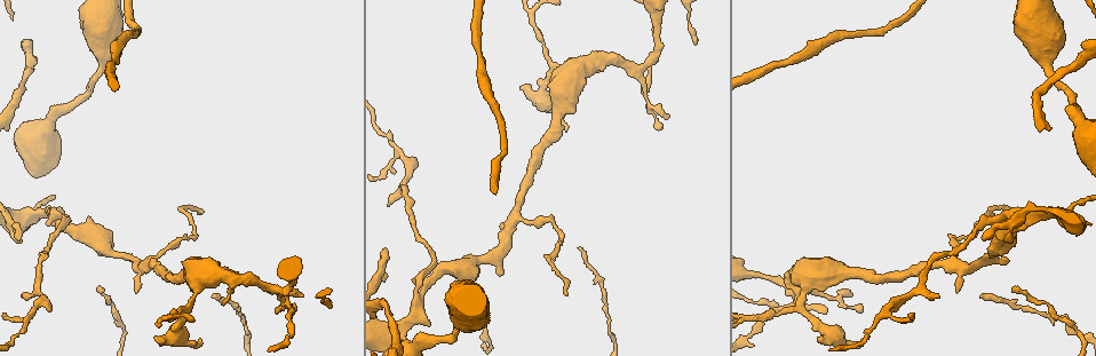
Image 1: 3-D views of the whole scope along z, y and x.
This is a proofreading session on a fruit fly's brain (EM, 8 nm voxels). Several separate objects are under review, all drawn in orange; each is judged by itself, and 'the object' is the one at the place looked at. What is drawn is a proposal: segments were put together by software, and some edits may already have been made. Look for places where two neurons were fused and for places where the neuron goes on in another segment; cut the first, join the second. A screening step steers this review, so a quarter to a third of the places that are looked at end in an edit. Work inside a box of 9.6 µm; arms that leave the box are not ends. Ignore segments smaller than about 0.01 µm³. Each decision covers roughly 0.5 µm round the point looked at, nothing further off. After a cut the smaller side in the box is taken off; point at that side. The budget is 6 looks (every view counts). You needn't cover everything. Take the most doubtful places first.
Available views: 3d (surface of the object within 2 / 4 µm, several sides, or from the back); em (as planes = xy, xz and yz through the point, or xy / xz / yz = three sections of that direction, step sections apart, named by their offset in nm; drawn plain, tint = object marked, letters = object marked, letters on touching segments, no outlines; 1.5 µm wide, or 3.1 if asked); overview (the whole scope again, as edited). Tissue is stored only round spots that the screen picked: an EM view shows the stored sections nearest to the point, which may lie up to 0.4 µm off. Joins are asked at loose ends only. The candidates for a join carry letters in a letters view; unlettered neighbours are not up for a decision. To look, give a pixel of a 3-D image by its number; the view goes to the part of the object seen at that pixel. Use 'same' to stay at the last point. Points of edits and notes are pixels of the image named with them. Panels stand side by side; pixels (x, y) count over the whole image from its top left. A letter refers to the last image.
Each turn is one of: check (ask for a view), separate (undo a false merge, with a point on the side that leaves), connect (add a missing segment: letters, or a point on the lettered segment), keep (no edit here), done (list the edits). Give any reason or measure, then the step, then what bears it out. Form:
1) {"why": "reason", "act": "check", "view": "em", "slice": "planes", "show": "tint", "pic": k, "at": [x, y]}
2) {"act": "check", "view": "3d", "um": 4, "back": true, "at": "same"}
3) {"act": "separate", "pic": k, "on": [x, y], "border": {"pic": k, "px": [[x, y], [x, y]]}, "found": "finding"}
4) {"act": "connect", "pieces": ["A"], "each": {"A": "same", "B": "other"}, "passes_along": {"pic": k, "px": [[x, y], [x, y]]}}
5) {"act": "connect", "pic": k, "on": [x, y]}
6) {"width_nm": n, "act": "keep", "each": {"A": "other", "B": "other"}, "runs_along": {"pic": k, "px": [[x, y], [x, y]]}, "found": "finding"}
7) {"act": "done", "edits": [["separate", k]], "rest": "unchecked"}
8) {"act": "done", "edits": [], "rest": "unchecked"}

{"why": "thin end", "act": "check", "view": "3d", "um": 2, "pic": 1, "at": [936, 295]}

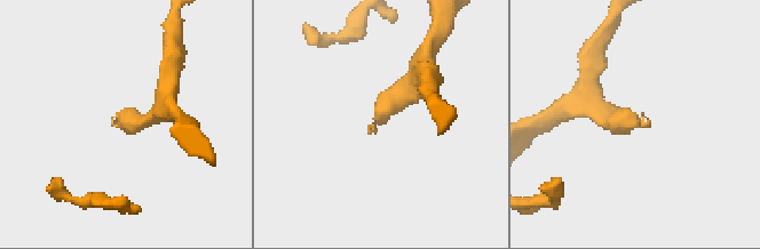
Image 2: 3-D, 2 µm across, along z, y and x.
{"act": "check", "view": "em", "slice": "planes", "show": "letters", "pic": 2, "at": [646, 125]}

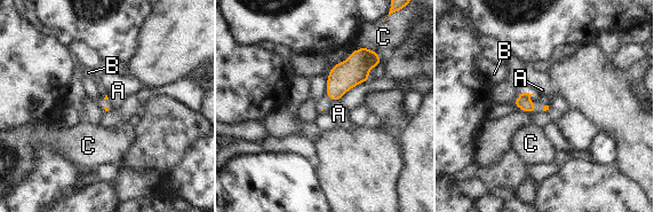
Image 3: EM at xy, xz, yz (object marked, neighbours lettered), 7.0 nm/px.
{"act": "keep", "each": {"A": "other", "B": "other", "C": "other"}, "found": "no lettered segment goes on from it"}

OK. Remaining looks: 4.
{"act": "check", "view": "3d", "um": 2, "pic": 1, "at": [501, 274]}

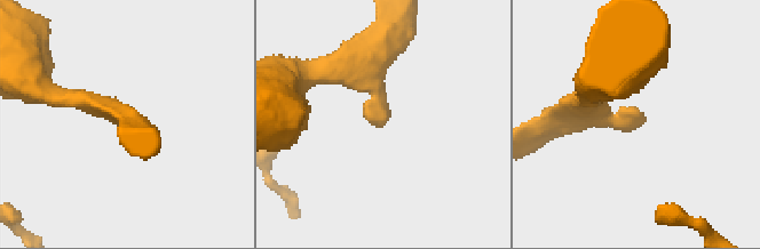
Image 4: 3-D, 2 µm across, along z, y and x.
{"why": "need the tissue", "act": "check", "view": "em", "slice": "planes", "show": "letters", "pic": 4, "at": [380, 126]}

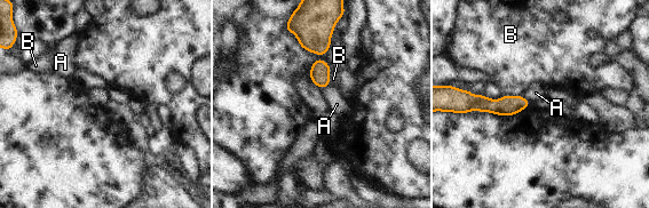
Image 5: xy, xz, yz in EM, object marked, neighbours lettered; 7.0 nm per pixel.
{"act": "keep", "each": {"A": "other", "B": "other"}, "border": {"pic": 5, "px": [[330, 85], [319, 88]]}, "found": "no lettered segment goes on from it"}

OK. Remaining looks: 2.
{"why": "narrows sharply", "act": "check", "view": "em", "slice": "xy", "step": 4, "show": "tint", "pic": 1, "at": [179, 310]}

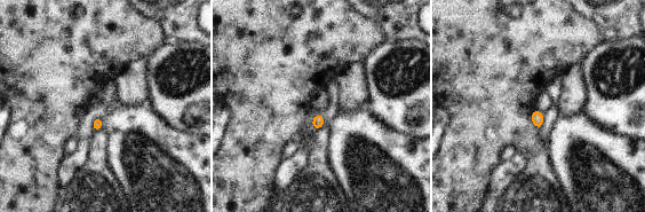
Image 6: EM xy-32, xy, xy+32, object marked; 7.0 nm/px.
{"why": "another direction", "act": "check", "view": "em", "slice": "planes", "show": "letters", "at": "same"}

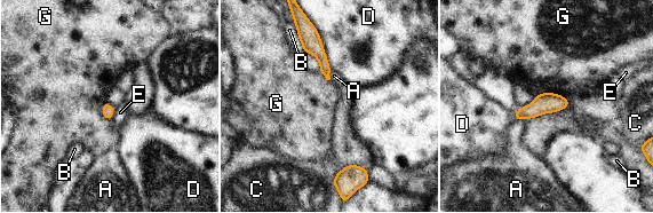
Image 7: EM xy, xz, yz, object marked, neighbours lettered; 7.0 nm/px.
{"longest_contact_nm": ["G", 340], "act": "keep", "each": {"A": "other", "B": "other", "C": "other", "D": "other", "E": "other", "G": "other"}, "found": "all the same neuron"}

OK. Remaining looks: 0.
{"act": "done", "edits": [], "rest": "unchecked"}

